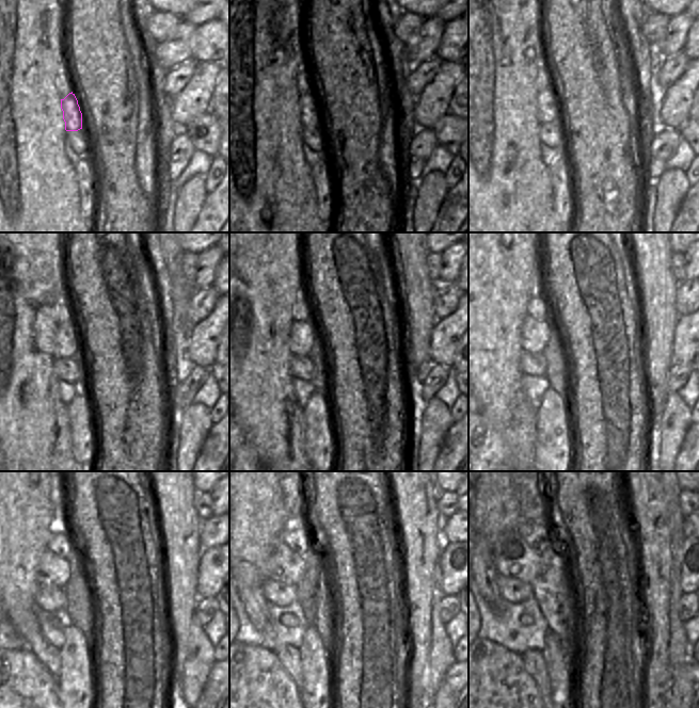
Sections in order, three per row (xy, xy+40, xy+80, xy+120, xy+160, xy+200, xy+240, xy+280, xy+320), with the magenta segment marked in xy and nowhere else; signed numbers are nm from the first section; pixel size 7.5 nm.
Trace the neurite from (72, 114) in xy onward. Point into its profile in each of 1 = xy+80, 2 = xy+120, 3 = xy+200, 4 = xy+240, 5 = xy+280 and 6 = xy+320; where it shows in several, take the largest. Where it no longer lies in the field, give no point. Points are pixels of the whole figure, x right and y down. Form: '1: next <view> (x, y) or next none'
1: next xy+80 (546, 105)
2: next xy+120 (66, 337)
3: next xy+200 (534, 335)
4: next xy+240 (51, 569)
5: next xy+280 (284, 565)
6: next xy+320 (511, 556)

